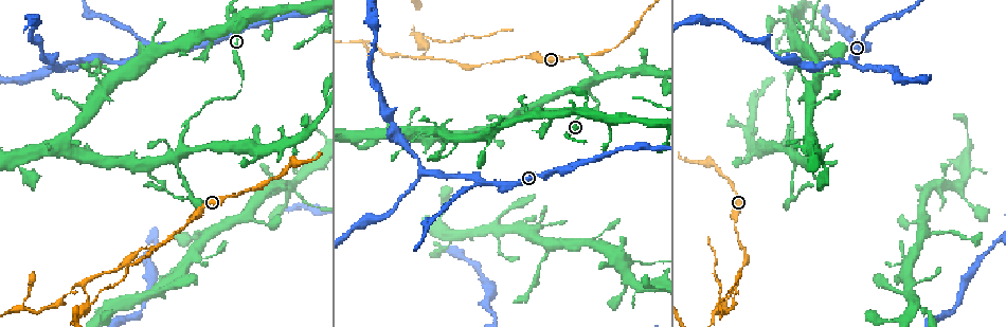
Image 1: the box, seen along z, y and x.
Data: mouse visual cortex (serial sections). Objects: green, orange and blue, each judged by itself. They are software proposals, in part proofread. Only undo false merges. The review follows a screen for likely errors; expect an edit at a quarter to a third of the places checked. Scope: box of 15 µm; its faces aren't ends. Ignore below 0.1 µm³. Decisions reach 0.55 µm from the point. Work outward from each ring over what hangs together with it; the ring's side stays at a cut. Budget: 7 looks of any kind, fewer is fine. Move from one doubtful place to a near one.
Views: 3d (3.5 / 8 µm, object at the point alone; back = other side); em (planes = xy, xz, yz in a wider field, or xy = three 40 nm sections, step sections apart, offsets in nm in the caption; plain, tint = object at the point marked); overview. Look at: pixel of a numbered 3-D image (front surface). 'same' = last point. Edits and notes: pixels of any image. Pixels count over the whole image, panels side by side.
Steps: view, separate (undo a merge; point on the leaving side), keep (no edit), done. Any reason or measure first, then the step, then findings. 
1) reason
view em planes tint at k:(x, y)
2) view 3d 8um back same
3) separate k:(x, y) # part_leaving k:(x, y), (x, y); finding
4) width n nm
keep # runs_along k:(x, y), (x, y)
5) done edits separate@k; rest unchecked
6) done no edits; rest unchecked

sudden change in width
view 3d 3.5um back at 1:(788, 84)

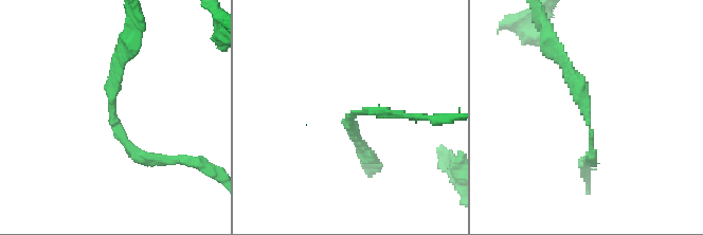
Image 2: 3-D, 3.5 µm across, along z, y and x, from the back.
arm_widths 150, 150 nm
view em xy step 1 tint at 2:(111, 113)

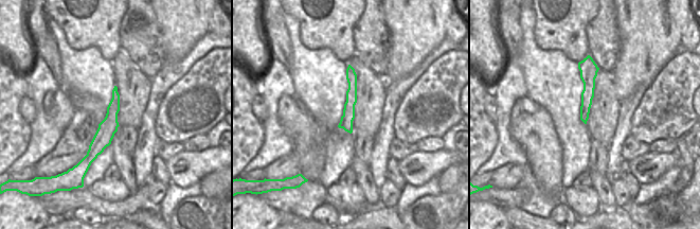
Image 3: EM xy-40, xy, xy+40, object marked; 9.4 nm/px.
keep # runs_along 3:(114, 92), (110, 123), (86, 162); one cell here

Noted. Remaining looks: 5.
a narrow waist
view 3d 3.5um at 1:(521, 107)

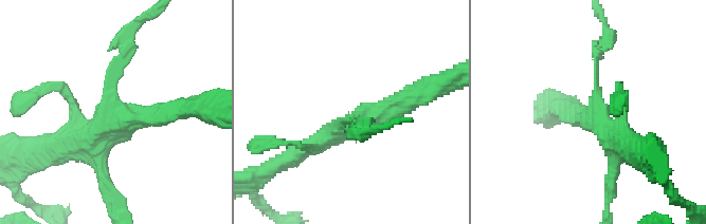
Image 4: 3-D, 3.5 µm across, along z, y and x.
arms 3; arm_widths 150, 300, 300 nm; need the tissue
view em xy step 3 tint at 4:(115, 108)

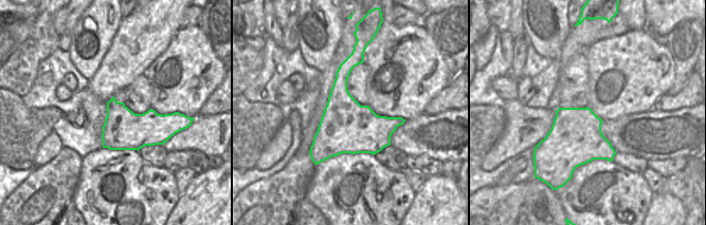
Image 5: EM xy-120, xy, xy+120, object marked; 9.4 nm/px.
width 500 nm
separate 4:(623, 107) # part_leaving 4:(595, 72), (600, 124), (622, 140); two cells meet here

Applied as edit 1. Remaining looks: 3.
view overview

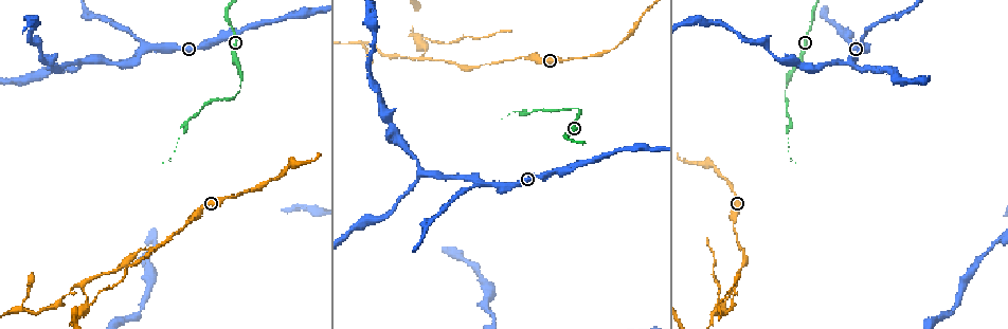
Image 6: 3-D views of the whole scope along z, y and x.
arms part here
view 3d 3.5um at 6:(861, 52)

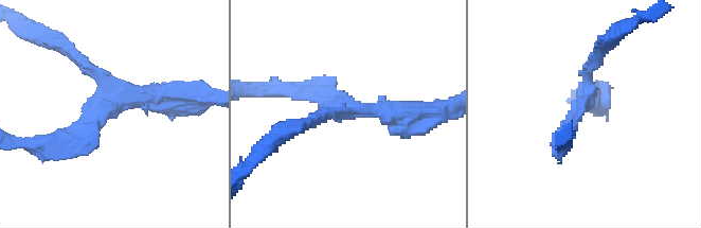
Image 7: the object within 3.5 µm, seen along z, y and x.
arms 3; arm_widths 150, 200, 350 nm; now the EM
view em xy step 2 tint at 7:(112, 102)

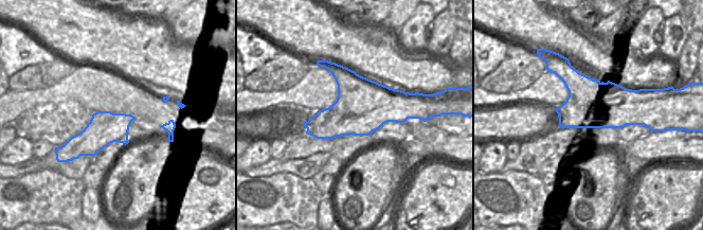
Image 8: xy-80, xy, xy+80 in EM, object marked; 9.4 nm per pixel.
width 500 nm
keep # runs_along 7:(181, 98), (122, 98), (57, 137); all the same cell

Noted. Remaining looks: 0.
done edits separate@4; rest unchecked

